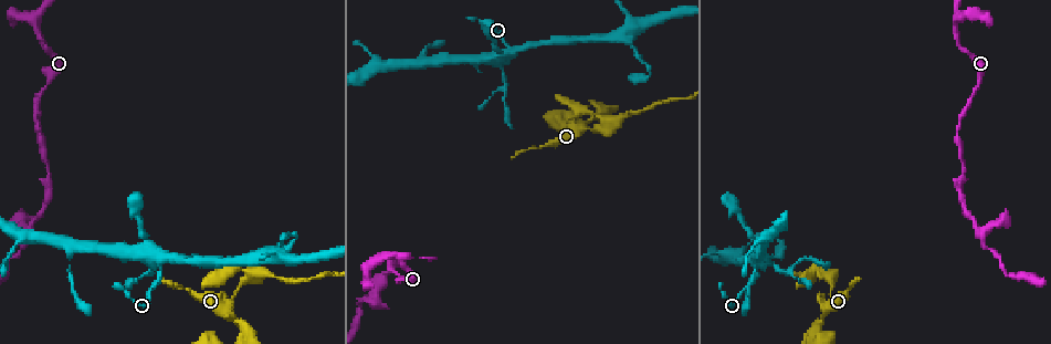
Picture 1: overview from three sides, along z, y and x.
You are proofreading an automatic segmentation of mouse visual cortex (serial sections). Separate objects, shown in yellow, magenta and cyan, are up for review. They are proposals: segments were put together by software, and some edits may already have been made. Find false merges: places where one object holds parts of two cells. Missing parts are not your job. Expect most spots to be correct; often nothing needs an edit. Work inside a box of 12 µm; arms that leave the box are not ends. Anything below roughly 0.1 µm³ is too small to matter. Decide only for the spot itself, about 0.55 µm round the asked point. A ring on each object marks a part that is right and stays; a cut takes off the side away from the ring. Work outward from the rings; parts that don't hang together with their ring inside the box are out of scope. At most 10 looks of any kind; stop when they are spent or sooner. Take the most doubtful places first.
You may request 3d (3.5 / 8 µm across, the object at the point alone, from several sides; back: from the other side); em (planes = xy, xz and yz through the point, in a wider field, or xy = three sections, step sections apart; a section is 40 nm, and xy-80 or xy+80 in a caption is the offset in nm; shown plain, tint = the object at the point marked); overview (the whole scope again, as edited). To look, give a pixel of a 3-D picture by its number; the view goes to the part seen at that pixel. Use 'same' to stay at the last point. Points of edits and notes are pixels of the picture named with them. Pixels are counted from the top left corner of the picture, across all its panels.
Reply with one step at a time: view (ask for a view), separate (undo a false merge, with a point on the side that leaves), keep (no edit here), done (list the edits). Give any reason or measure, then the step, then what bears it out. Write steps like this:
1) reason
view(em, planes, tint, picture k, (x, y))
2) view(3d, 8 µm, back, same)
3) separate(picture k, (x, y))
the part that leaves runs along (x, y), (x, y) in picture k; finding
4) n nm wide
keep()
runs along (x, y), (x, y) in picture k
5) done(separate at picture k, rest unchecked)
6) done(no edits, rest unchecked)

two arms in line, one across
view(3d, 3.5 µm, picture 1, (162, 263))

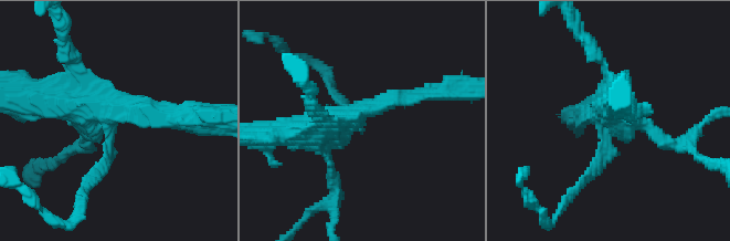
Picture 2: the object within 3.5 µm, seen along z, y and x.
keep()
runs along (582, 184), (619, 102) in picture 2; all the same cell

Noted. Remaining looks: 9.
three arms meet
view(3d, 3.5 µm, picture 1, (33, 20))

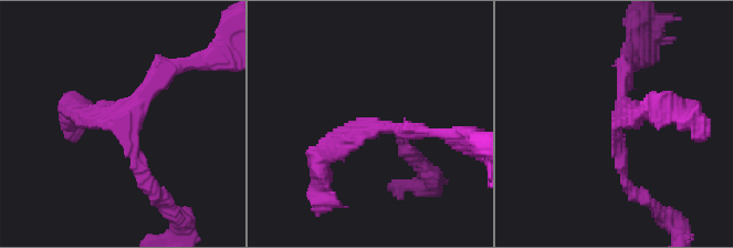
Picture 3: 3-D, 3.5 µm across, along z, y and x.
view(em, planes, tint, picture 3, (372, 123))

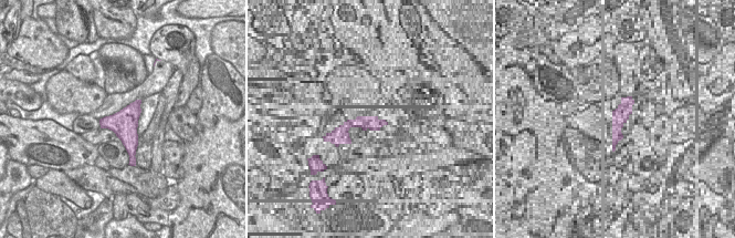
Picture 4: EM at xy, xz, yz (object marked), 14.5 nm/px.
3 arms; arms of 150, 200, 250 nm
keep()
runs along (150, 186), (123, 122), (72, 109) in picture 3; all the same cell

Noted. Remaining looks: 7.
a fork
view(3d, 3.5 µm, picture 1, (381, 278))

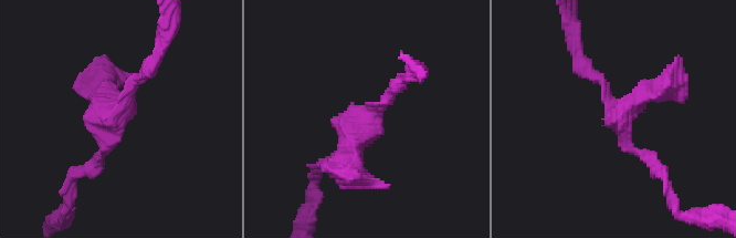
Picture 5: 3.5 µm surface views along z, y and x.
view(em, xy, step 1, tint, picture 5, (363, 120))

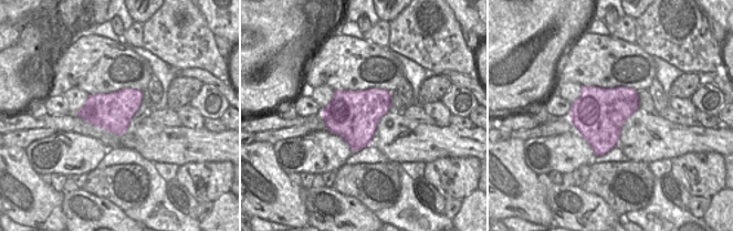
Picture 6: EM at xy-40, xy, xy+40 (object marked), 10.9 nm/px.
keep()
continuous, no second cell

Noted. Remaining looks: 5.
abrupt turn
view(3d, 3.5 µm, picture 1, (607, 124))

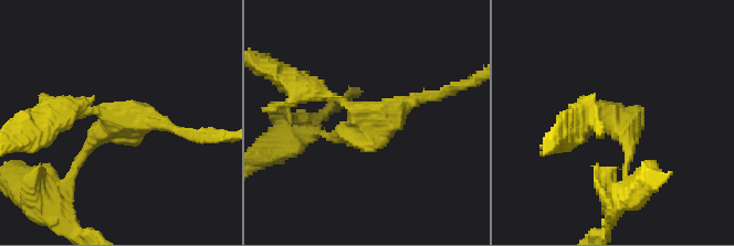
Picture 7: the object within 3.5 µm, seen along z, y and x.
arms of 150, 150, 150 nm
separate(picture 7, (185, 131))
the part that leaves runs along (107, 114), (67, 107), (27, 135) in picture 7; two cells meet here

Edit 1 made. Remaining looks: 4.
done(separate at picture 7, rest unchecked)

